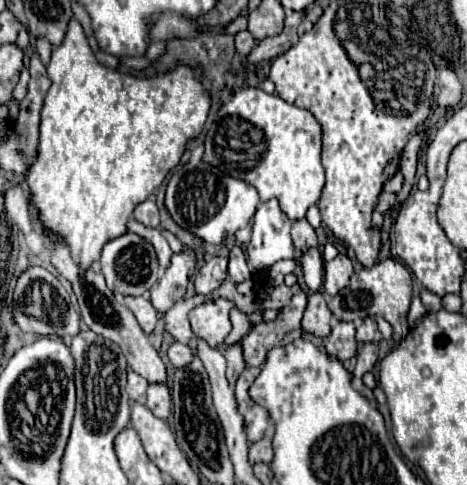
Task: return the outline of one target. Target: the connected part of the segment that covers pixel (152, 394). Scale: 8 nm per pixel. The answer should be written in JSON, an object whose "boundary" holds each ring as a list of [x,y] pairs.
{"boundary":[[[149,383],[147,389],[147,407],[153,411],[155,417],[167,419],[171,413],[171,393],[167,385],[159,383]]]}

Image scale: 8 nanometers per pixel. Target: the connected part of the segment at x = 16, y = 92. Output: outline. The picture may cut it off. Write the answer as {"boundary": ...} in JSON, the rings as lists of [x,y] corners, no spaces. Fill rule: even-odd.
{"boundary":[[[23,69],[23,71],[21,71],[21,79],[19,79],[19,83],[15,85],[15,89],[13,89],[13,99],[15,99],[15,101],[21,101],[21,99],[25,97],[25,93],[27,93],[27,83],[29,83],[29,71]]]}

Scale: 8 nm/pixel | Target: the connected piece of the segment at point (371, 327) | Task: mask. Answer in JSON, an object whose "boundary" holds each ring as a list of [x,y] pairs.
{"boundary":[[[371,317],[363,319],[361,325],[357,327],[357,341],[361,341],[361,343],[367,343],[367,341],[379,343],[379,339],[381,339],[381,333],[379,333],[379,329],[377,329],[375,319],[371,319]]]}

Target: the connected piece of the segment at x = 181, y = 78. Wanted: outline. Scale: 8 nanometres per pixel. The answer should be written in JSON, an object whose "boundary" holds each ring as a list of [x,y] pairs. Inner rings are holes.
{"boundary":[[[77,19],[69,21],[63,43],[53,47],[47,65],[51,89],[41,111],[39,155],[29,169],[27,185],[43,227],[65,237],[73,261],[83,269],[89,269],[93,261],[99,259],[109,239],[127,233],[125,225],[133,209],[165,181],[167,173],[181,161],[187,143],[201,133],[211,107],[211,95],[201,81],[201,73],[201,65],[193,67],[183,63],[153,77],[137,77],[107,69],[97,61]]]}

